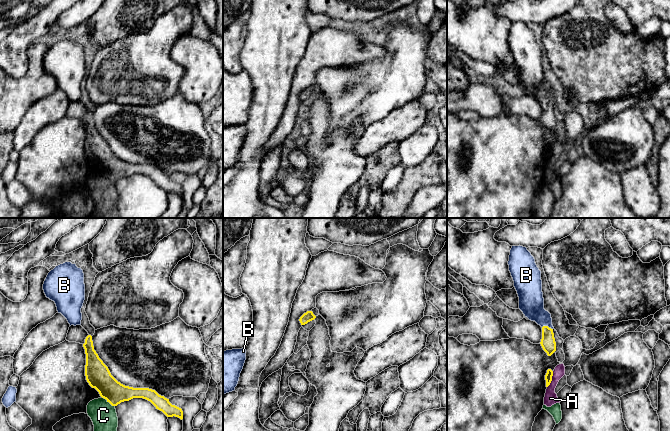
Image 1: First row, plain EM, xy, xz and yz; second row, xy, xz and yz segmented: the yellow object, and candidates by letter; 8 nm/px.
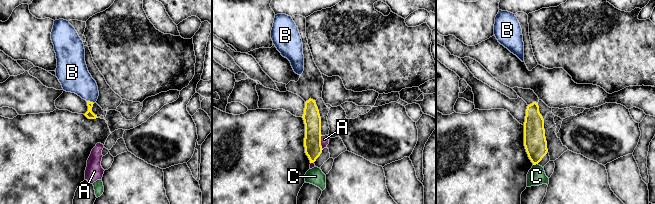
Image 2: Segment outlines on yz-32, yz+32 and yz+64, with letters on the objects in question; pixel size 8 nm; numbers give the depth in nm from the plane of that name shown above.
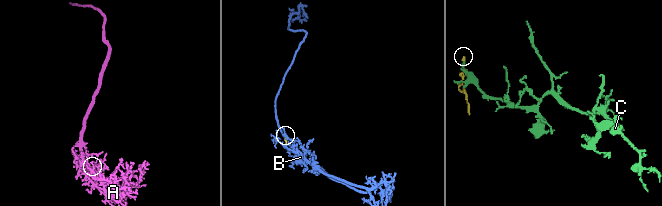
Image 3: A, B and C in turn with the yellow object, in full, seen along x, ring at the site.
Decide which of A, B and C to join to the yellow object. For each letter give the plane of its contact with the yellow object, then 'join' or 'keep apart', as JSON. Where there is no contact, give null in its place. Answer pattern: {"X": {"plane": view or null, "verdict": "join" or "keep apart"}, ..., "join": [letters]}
{"A": {"plane": "yz", "verdict": "keep apart"}, "B": {"plane": "yz", "verdict": "join"}, "C": {"plane": "xy", "verdict": "keep apart"}, "join": ["B"]}

